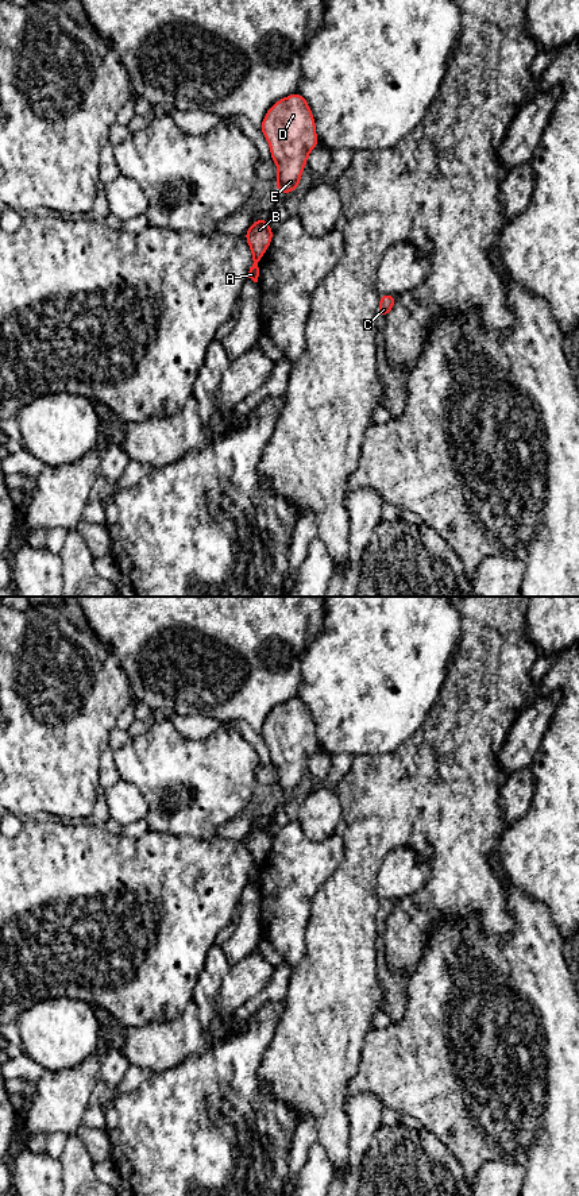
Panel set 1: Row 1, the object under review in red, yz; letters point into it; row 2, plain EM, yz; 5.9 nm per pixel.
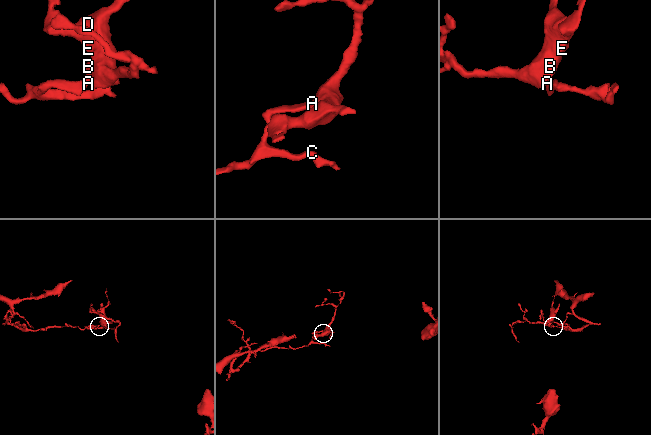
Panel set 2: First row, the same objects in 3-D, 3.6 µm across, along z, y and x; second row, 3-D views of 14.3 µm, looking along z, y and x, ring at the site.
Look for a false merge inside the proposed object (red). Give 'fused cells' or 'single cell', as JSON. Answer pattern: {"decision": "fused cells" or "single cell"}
{"decision": "fused cells"}

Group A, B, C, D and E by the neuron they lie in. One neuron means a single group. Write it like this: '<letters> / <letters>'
A C / B D E

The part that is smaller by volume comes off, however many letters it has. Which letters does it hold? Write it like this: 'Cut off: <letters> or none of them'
Cut off: B, D, E

